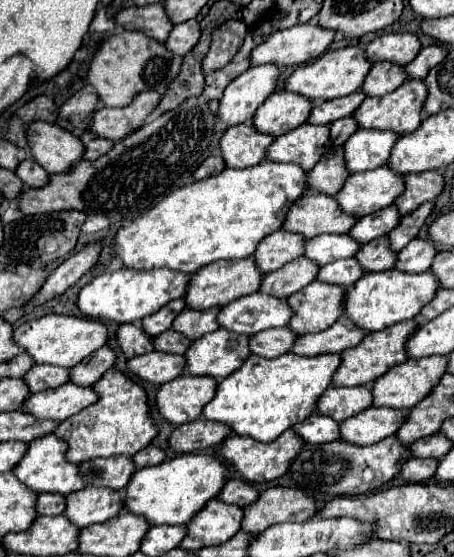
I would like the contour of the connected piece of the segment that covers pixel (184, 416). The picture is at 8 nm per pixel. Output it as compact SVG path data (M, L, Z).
M185 376L159 388L157 408L171 424L187 424L201 418L201 408L213 398L217 382L211 376Z

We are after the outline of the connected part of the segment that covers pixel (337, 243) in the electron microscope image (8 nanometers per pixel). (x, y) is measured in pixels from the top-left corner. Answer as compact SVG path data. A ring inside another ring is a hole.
M321 234L307 242L305 256L315 260L319 266L341 258L353 258L357 248L361 248L361 244L357 244L357 240L353 240L349 234Z

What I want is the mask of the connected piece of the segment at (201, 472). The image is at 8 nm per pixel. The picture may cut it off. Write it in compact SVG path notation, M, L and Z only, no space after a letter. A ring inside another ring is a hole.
M181 454L157 466L141 468L125 488L125 510L141 514L149 524L187 524L225 486L227 466L209 454Z

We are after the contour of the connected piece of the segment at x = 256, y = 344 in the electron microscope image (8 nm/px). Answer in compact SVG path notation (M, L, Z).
M269 328L255 336L251 336L251 352L265 356L265 358L277 358L293 348L297 340L297 334L291 332L291 328Z

